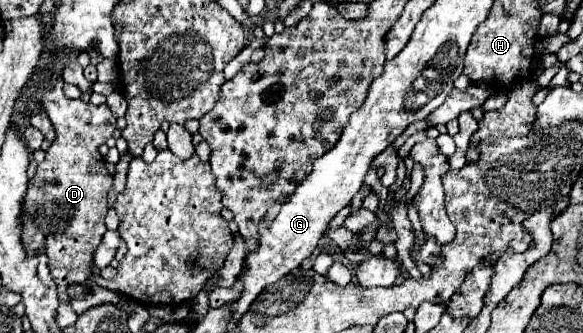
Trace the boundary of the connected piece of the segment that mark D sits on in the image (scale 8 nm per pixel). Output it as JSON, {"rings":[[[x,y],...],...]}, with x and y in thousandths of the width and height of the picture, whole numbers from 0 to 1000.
{"rings":[[[106,240],[79,276],[72,318],[96,384],[96,420],[79,450],[79,474],[65,492],[62,529],[48,547],[38,601],[38,739],[45,763],[79,763],[82,805],[99,865],[99,901],[120,907],[117,859],[144,847],[154,829],[161,751],[182,703],[178,649],[185,637],[182,583],[192,559],[192,529],[182,517],[172,438],[196,402],[199,348],[192,330],[120,300],[106,276]]]}

